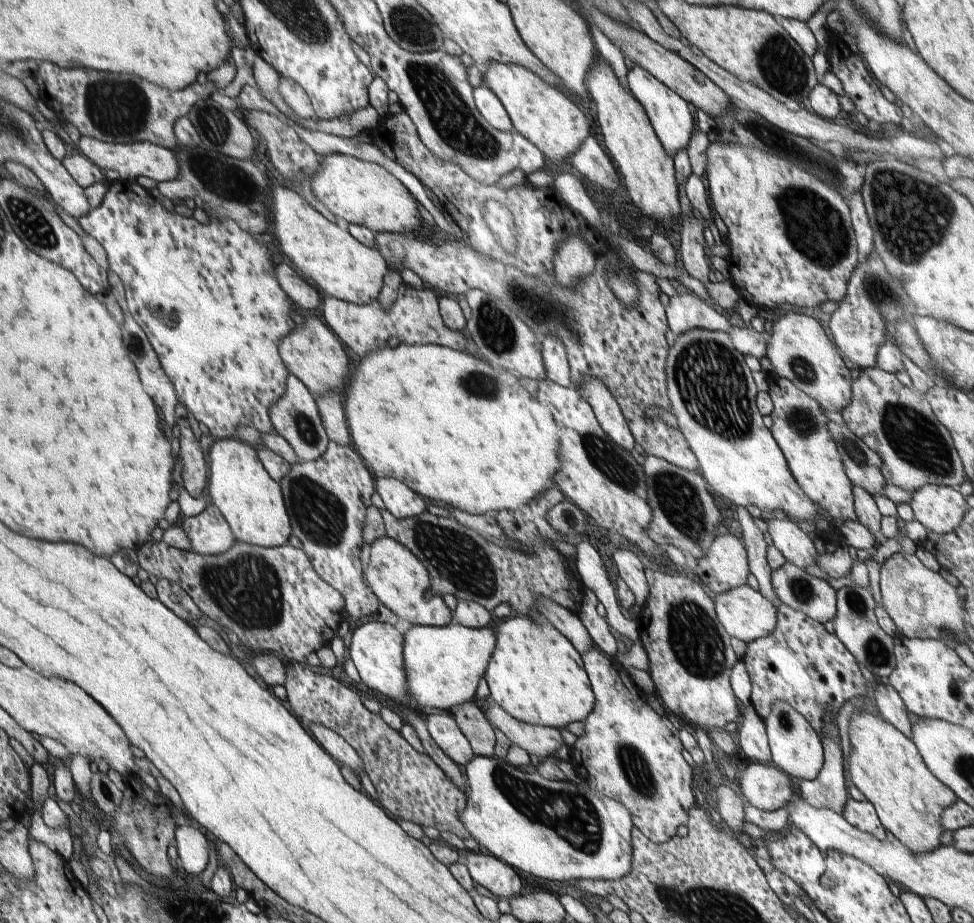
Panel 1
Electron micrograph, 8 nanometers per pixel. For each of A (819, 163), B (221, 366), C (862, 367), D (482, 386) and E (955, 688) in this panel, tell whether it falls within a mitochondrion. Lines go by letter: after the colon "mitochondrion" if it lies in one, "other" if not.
A: mitochondrion
B: other
C: other
D: mitochondrion
E: mitochondrion

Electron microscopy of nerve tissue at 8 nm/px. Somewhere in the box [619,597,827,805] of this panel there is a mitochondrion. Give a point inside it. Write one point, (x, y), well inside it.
(784, 719)

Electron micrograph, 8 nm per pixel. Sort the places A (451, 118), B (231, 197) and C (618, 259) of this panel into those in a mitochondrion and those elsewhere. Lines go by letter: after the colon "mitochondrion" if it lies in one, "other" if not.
A: mitochondrion
B: mitochondrion
C: other

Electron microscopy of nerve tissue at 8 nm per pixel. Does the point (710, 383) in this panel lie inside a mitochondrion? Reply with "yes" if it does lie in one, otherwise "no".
yes

